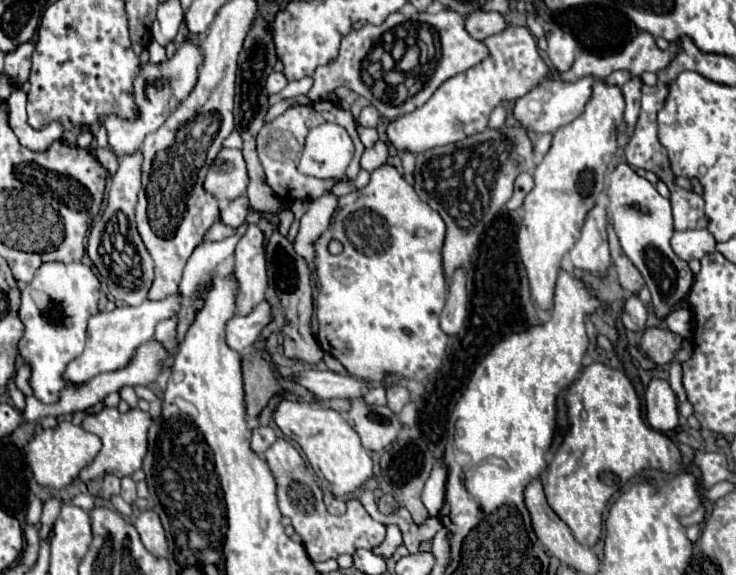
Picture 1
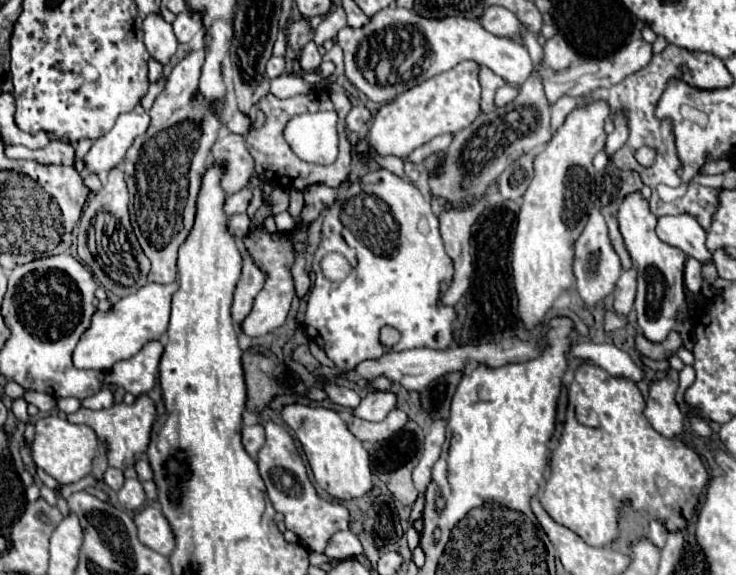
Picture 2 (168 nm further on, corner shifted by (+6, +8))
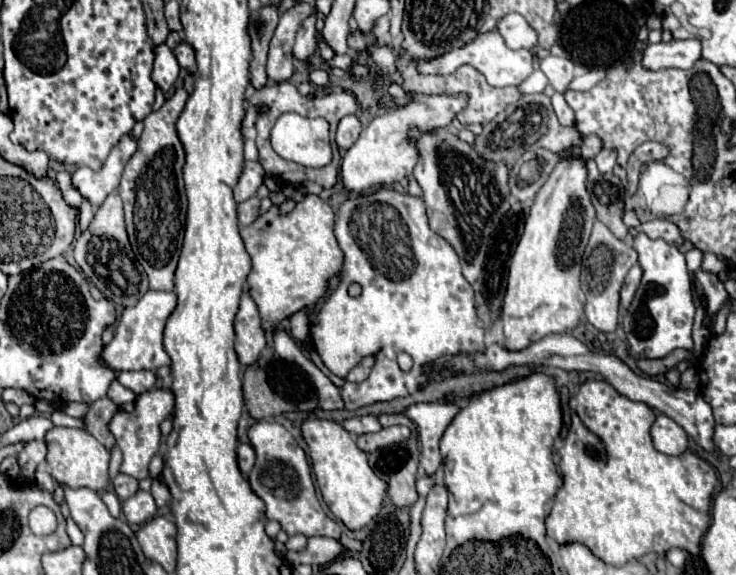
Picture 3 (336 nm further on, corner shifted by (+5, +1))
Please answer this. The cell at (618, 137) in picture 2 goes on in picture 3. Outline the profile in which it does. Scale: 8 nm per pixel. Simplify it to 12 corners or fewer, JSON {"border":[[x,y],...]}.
{"border":[[602,149],[596,155],[600,173],[616,165],[616,149]]}

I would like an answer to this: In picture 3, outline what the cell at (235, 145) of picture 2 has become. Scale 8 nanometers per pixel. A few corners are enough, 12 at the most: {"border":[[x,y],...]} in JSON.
{"border":[[246,161],[234,191],[242,203],[264,181],[262,165]]}

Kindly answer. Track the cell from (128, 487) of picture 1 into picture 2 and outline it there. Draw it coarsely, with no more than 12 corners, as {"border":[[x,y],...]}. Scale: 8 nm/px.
{"border":[[125,480],[119,502],[127,510],[145,504],[145,492],[139,480]]}

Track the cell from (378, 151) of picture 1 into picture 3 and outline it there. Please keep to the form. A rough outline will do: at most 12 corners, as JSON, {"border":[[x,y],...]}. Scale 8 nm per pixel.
{"border":[[302,309],[290,317],[290,333],[304,341],[310,331],[308,311]]}

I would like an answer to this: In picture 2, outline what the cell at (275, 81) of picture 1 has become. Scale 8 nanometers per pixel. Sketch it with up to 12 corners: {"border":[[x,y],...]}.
{"border":[[271,56],[267,76],[277,78],[285,72],[285,58]]}

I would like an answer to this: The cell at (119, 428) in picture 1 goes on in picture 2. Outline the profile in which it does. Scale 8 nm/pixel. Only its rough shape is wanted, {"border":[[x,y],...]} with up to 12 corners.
{"border":[[155,402],[79,408],[87,424],[109,444],[109,466],[125,470],[145,454]]}

